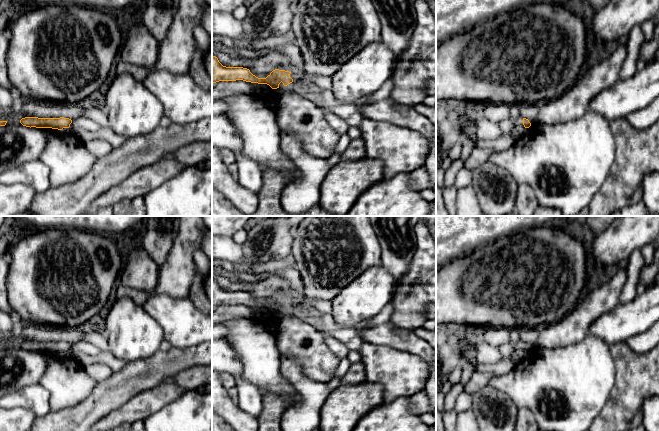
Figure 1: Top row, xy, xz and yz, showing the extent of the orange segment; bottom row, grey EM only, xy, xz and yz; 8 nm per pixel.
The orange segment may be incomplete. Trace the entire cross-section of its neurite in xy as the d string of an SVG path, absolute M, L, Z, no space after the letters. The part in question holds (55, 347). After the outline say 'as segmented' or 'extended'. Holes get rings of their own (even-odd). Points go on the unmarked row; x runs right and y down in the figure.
M25 341L20 344L20 347L26 351L36 352L52 352L62 354L69 352L72 344L69 342L38 342L38 341Z; as segmented

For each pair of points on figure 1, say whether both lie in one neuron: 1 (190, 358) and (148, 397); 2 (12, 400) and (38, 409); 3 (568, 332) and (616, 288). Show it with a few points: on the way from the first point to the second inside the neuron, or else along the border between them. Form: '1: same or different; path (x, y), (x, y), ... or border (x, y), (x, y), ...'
1: same; path (177, 359), (153, 381), (153, 384)
2: same; path (18, 400), (29, 400), (32, 403)
3: same; path (580, 320), (604, 298)

